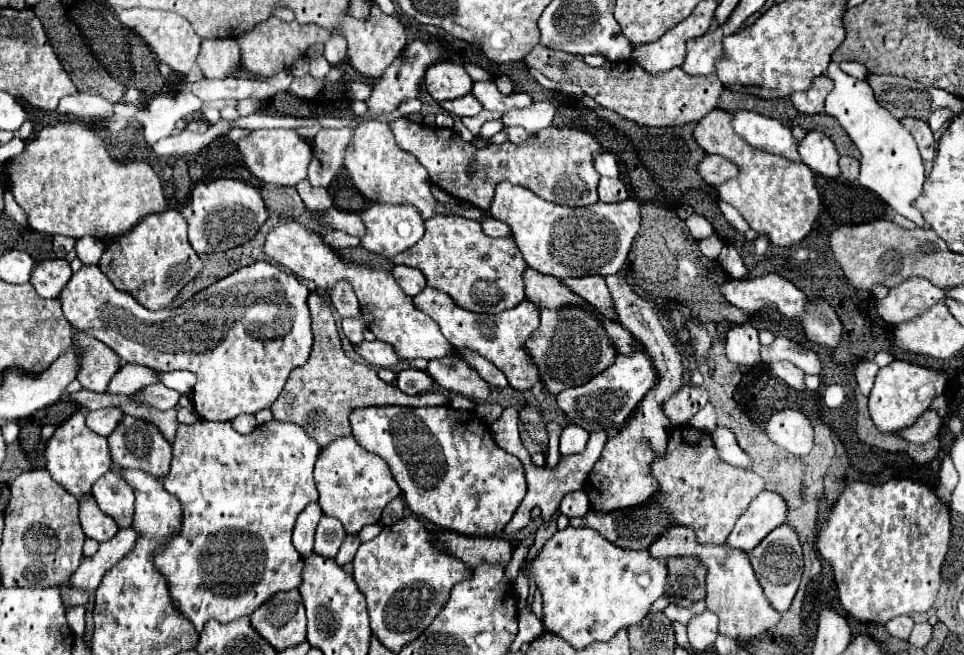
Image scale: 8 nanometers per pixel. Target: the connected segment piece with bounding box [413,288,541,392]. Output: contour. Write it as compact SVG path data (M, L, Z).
M425 288L423 292L419 292L413 298L413 302L421 312L431 316L439 324L441 334L455 348L469 348L469 350L481 354L485 360L495 364L507 376L509 384L515 390L525 392L541 380L539 370L525 346L527 338L539 328L539 308L533 302L523 300L515 308L503 310L499 314L477 314L477 312L469 312L469 310L461 308L459 304L455 304L455 300L451 300L451 296L445 296L443 292L439 292L435 288Z

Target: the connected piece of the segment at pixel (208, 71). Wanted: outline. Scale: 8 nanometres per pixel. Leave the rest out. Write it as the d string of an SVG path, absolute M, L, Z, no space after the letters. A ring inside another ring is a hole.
M233 38L203 40L197 64L205 78L231 76L239 70L239 46Z

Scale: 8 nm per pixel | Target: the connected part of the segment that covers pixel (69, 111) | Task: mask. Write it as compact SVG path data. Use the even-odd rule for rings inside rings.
M75 94L75 96L65 96L59 106L57 106L57 114L59 116L75 116L81 120L101 120L113 114L113 106L101 98L101 96L93 96L93 94Z

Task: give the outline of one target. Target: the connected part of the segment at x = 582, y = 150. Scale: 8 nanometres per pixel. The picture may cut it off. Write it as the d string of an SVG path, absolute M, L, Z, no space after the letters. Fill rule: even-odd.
M397 118L389 122L389 128L397 144L403 150L411 152L427 168L433 184L437 184L451 196L459 196L471 202L481 210L491 208L495 186L503 180L509 180L511 184L521 184L543 200L563 206L589 206L597 202L597 184L601 174L595 170L595 158L601 156L605 148L595 136L587 132L549 126L539 134L533 134L523 144L505 142L475 150L469 142L465 142L457 132L449 128L423 126L411 122L409 118ZM471 160L477 162L477 172L473 176L467 174L467 164Z

